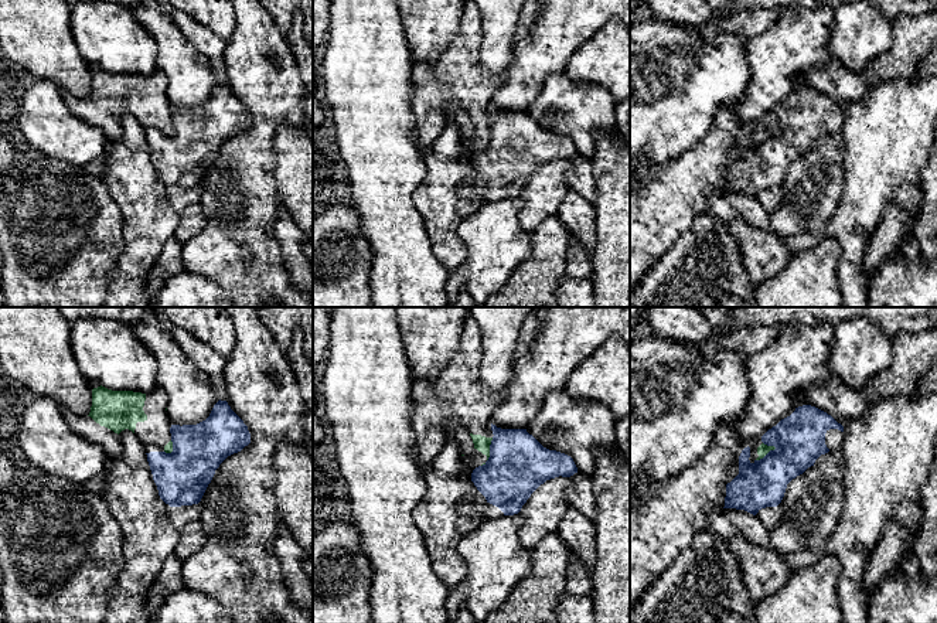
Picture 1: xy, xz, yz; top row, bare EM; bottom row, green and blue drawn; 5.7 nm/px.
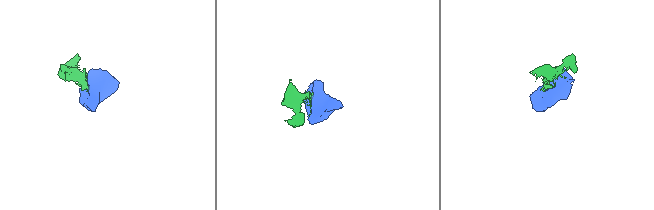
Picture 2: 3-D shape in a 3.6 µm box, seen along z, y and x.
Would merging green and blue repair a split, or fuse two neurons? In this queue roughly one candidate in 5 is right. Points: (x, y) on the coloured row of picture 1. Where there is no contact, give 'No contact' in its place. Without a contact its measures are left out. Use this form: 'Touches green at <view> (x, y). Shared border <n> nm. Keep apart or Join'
Touches green at yz (766, 453). Shared border 140 nm. Keep apart

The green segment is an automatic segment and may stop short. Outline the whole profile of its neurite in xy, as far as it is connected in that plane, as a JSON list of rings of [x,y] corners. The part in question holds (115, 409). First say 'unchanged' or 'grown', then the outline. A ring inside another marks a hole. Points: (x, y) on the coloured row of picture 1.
grown; [[[105,387],[92,389],[88,416],[61,408],[65,422],[81,438],[99,443],[108,457],[122,452],[119,433],[132,430],[143,445],[154,443],[166,453],[173,452],[171,421],[167,415],[167,394],[156,388],[151,394],[112,391]]]

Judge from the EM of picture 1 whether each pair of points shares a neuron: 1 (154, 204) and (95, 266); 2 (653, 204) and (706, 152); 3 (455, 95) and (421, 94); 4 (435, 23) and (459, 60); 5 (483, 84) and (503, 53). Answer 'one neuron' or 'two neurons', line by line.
1: two neurons
2: one neuron
3: one neuron
4: two neurons
5: two neurons

